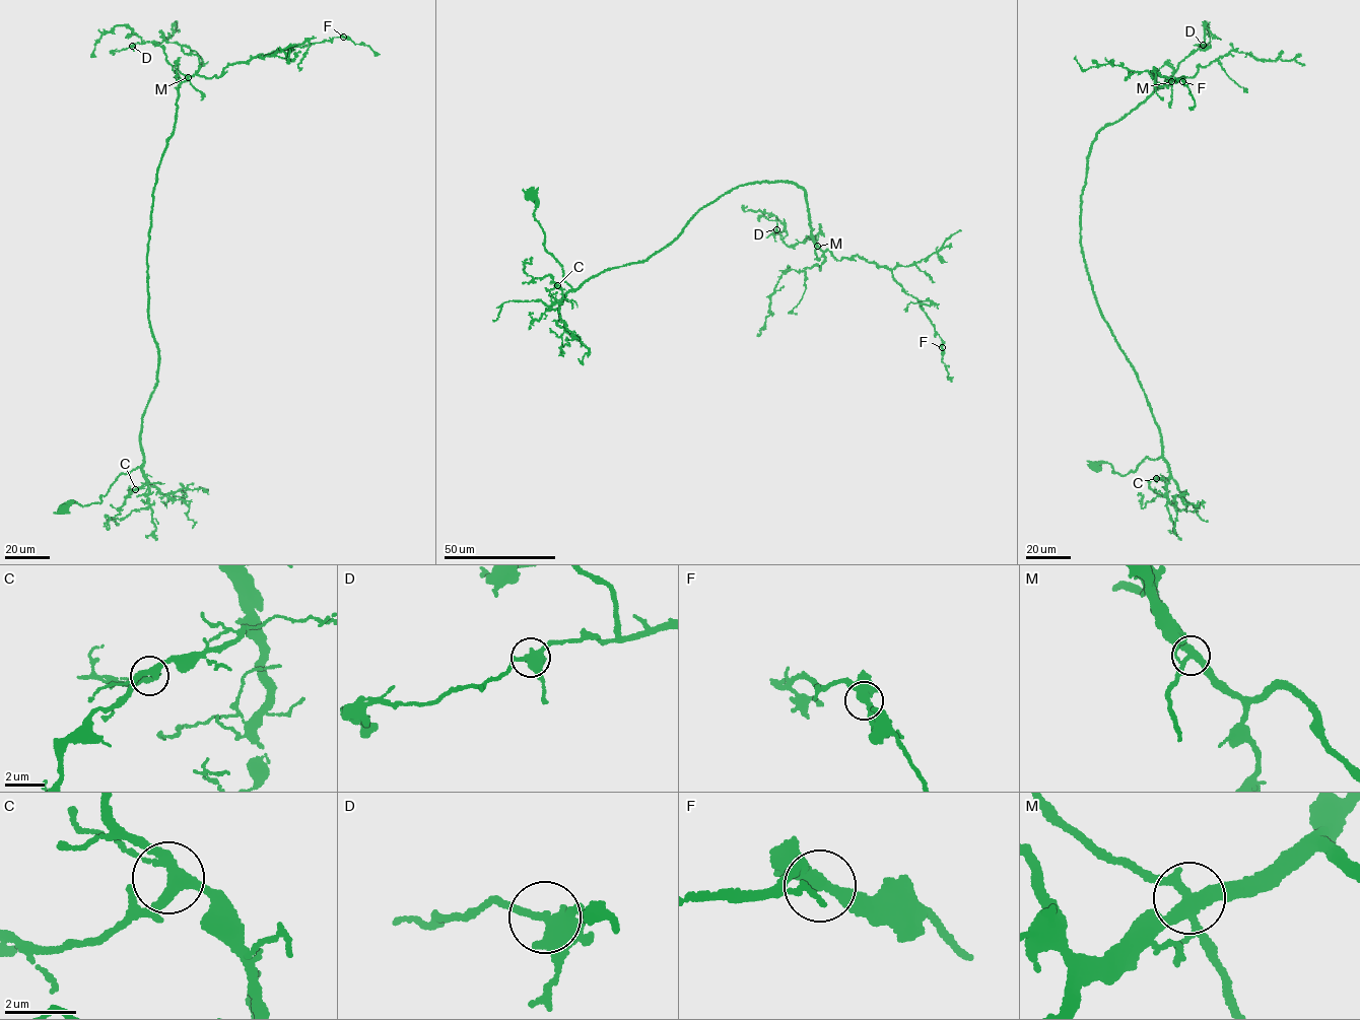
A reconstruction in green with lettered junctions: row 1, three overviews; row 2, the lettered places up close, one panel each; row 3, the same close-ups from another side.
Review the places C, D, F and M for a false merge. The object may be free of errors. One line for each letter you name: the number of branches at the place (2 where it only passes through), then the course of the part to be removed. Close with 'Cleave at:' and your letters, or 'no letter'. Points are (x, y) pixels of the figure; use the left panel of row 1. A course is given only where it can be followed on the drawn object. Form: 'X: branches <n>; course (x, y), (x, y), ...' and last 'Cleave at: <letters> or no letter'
M: branches 5; course (188, 77), (182, 73), (177, 63), (175, 77)
Cleave at: M

